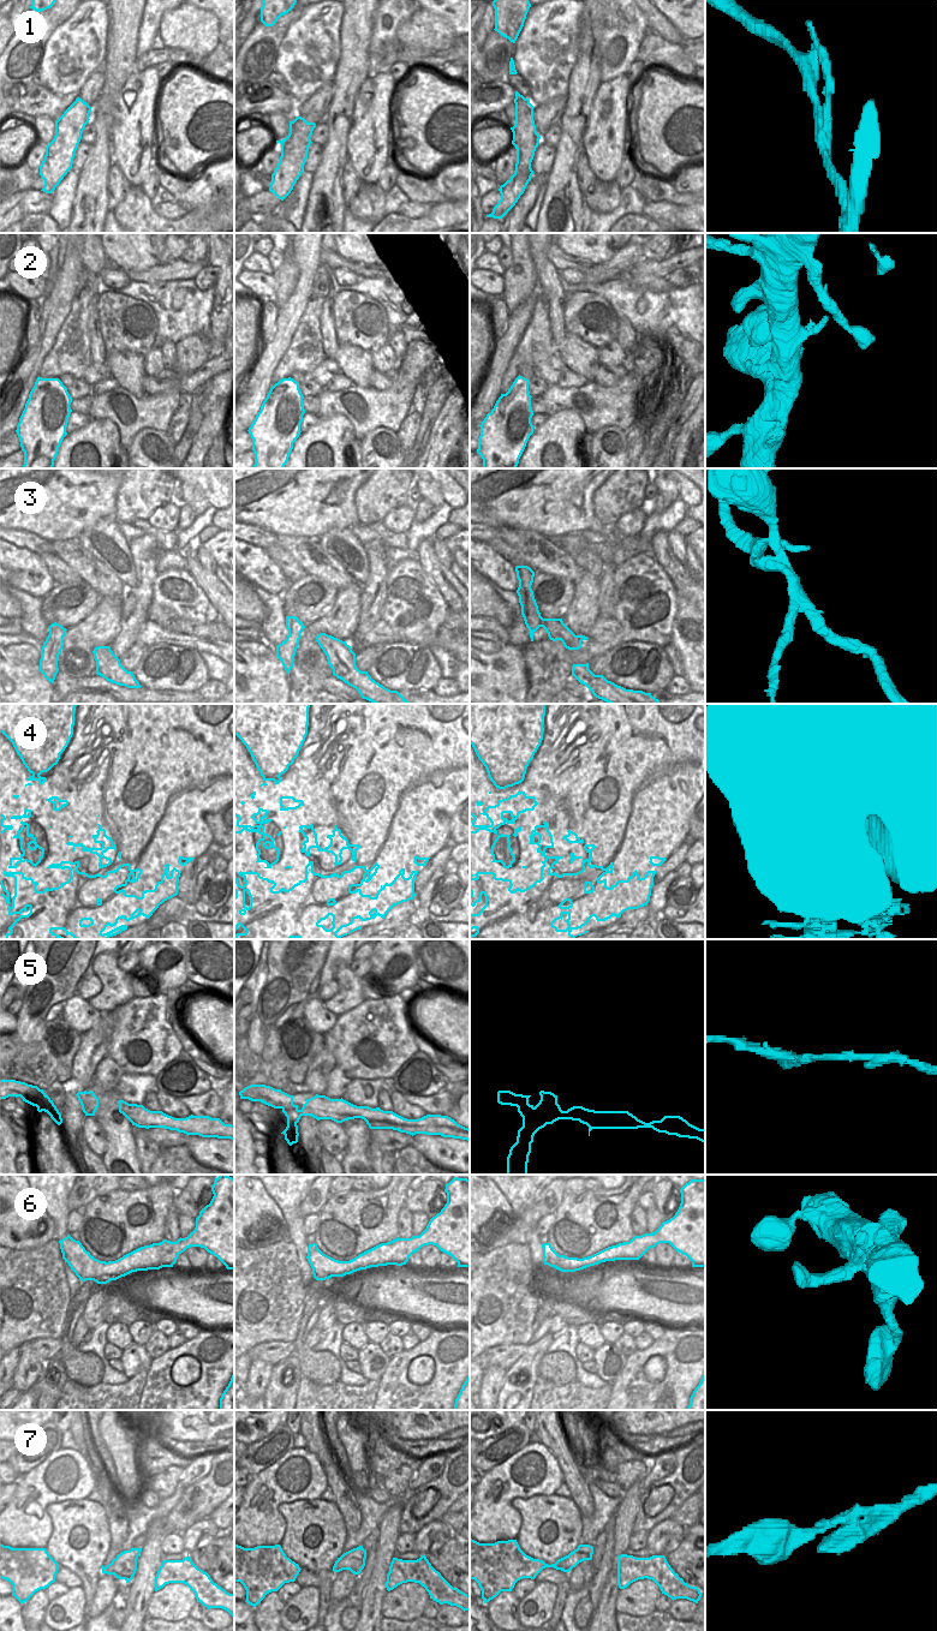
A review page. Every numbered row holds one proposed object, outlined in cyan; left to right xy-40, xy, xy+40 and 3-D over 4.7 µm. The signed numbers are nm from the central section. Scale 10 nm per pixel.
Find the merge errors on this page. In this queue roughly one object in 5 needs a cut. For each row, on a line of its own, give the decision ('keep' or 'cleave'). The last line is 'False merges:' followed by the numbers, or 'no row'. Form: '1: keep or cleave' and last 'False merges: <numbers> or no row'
1: keep
2: keep
3: keep
4: keep
5: cleave
6: keep
7: keep
False merges: 5

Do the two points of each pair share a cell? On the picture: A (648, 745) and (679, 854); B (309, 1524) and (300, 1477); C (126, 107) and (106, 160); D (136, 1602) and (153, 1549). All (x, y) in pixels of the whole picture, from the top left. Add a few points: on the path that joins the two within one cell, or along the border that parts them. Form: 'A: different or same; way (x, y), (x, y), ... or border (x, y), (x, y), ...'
A: different; border (688, 840), (682, 842), (657, 867)
B: different; border (318, 1497), (315, 1499), (284, 1501), (278, 1507)
C: different; border (115, 118), (112, 125), (112, 161)
D: same; way (139, 1589), (143, 1584), (148, 1563)

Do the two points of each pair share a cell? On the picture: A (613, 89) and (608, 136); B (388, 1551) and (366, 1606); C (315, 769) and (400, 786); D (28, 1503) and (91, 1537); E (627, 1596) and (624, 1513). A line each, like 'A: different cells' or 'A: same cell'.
A: same cell
B: same cell
C: same cell
D: different cells
E: different cells

